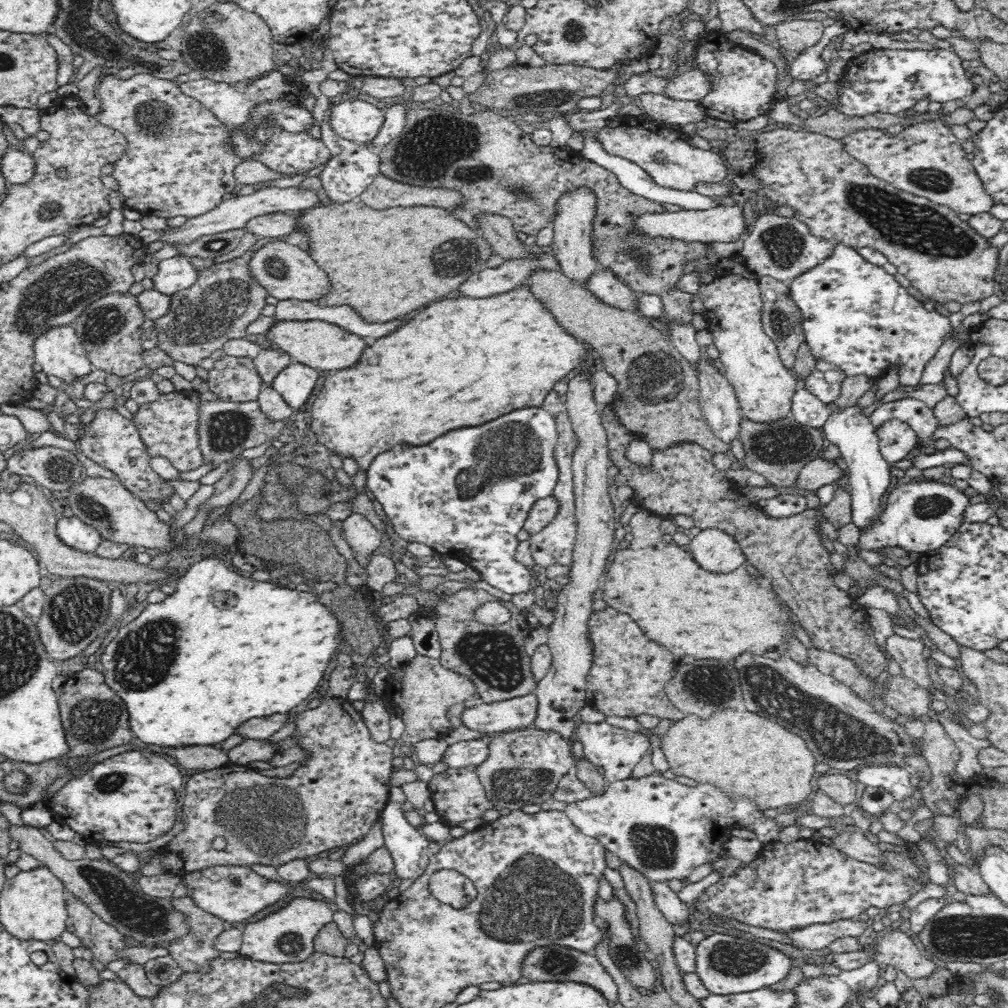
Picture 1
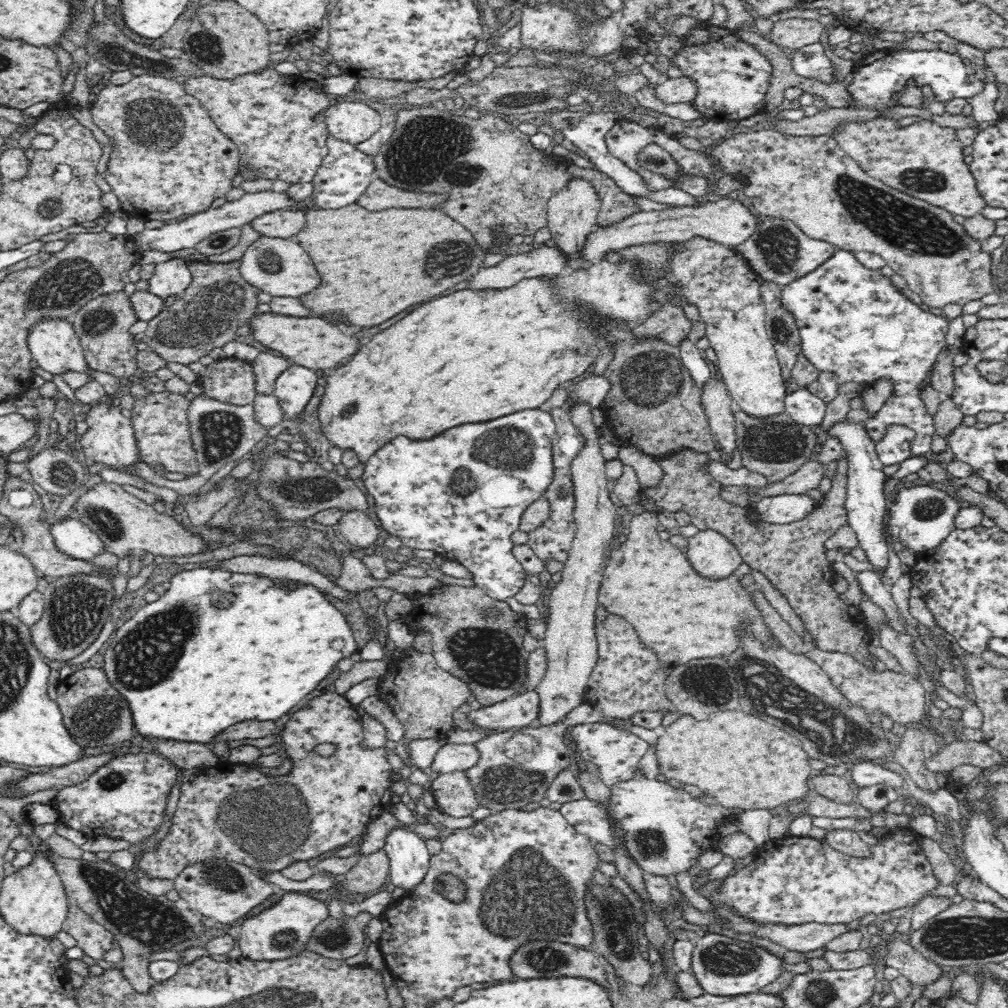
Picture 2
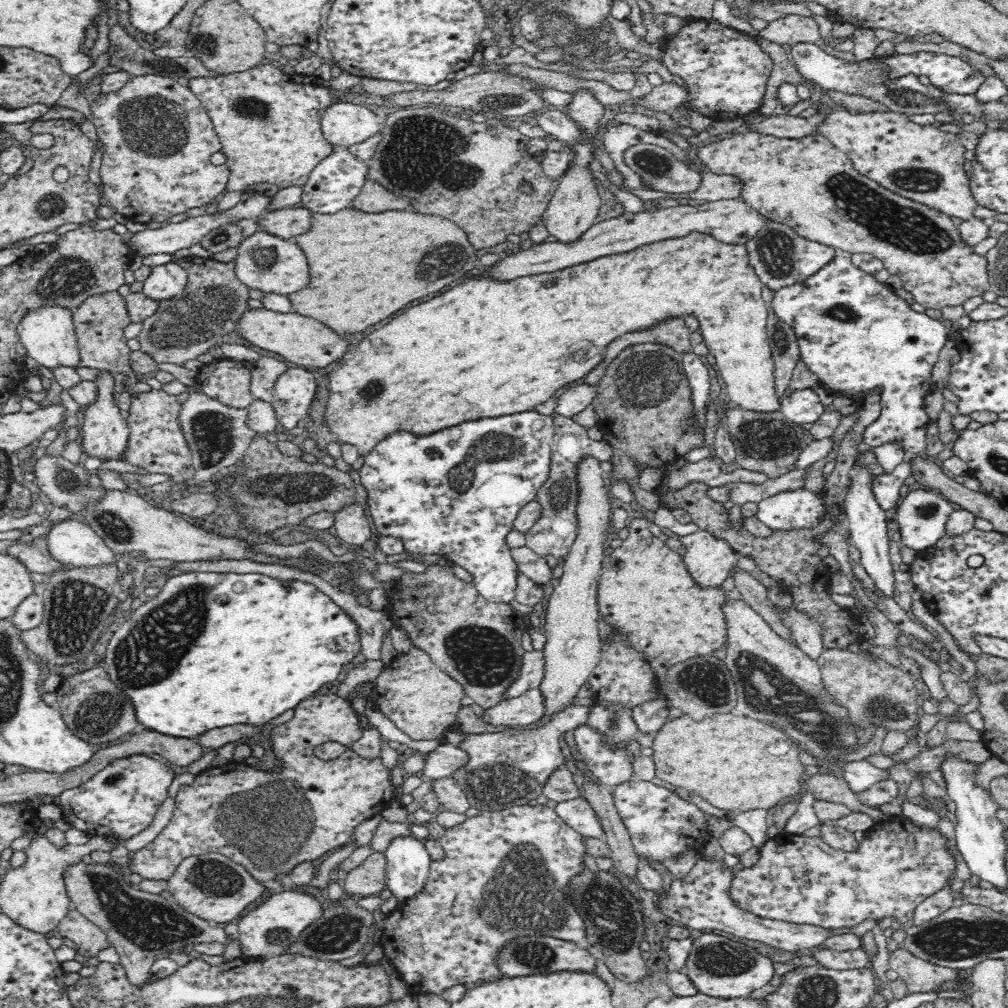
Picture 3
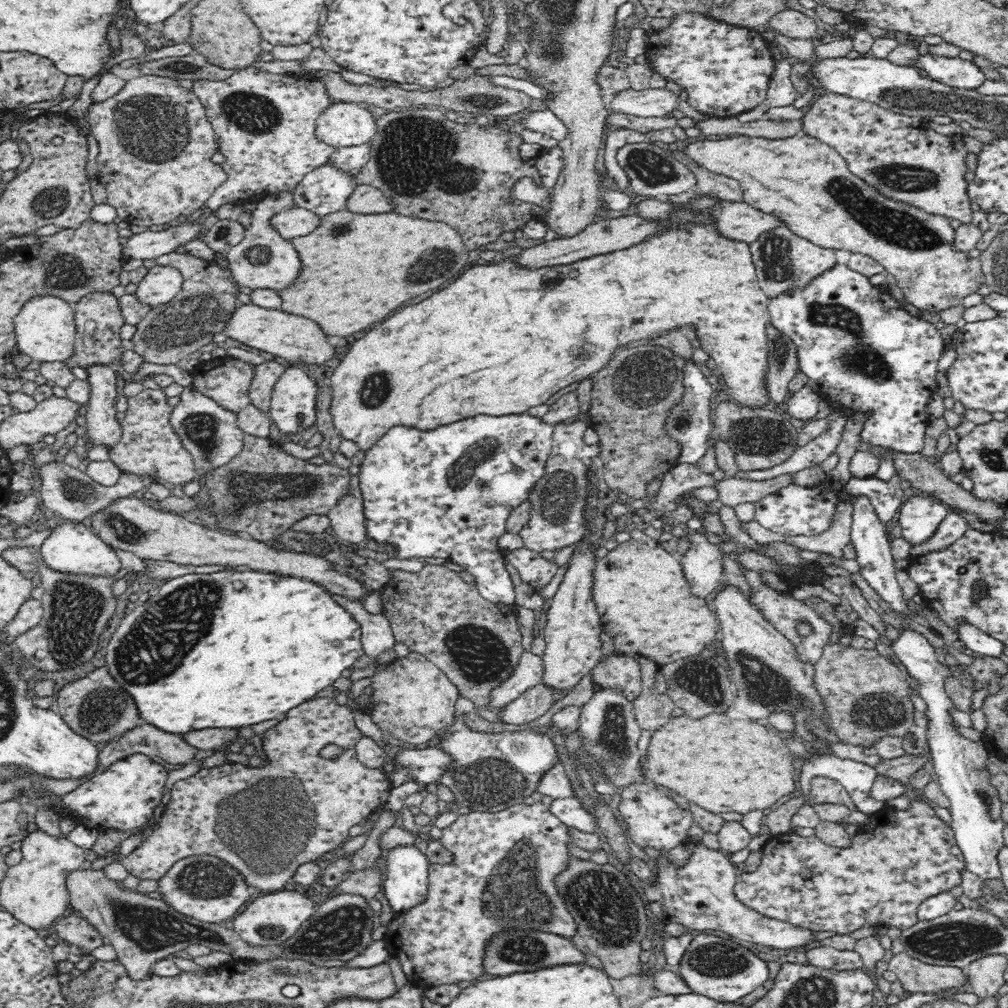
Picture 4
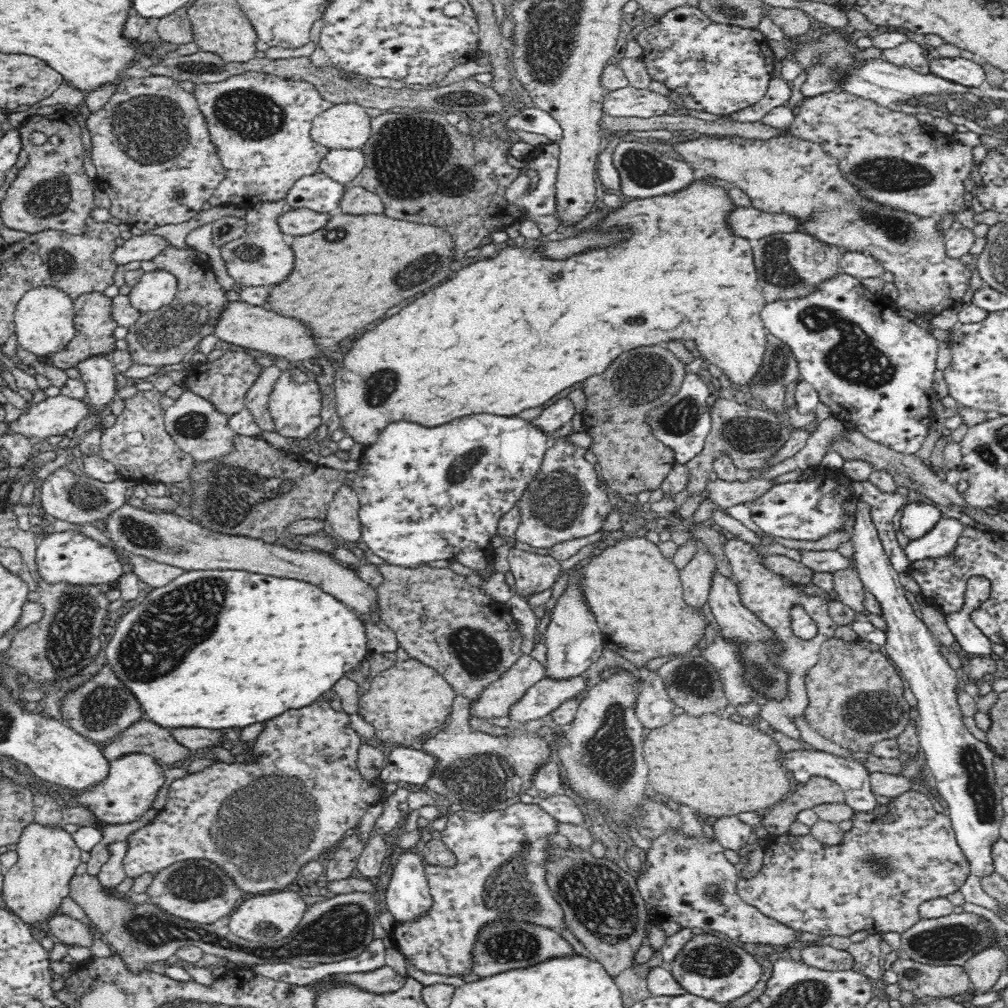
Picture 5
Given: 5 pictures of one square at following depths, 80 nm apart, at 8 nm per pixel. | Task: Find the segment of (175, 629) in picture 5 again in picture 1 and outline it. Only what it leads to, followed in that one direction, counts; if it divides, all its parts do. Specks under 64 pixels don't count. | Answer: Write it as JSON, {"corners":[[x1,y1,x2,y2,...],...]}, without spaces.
{"corners":[[217,546,217,550,210,556,204,556,200,562,192,565,182,578,178,579,176,591,167,596,163,602,147,604,142,613,132,622,116,630,116,637,108,642,100,658,102,671,106,685,116,693,124,702,125,709,128,713,128,722,130,730,136,738,140,738,146,744,154,744,164,748,186,748,186,746,212,746,218,742,228,740,234,732,236,726,248,722,250,718,256,716,266,716,272,712,288,712,302,702,308,700,308,696,316,690,318,680,322,679,322,672,329,664,332,656,338,652,340,644,344,644,341,639,341,627,339,626,336,616,328,607,318,601,311,591,298,592,292,587,292,584,286,584,275,581,267,581,259,585,252,578,246,578,240,574,228,571,229,565,226,559,231,559,229,547]]}

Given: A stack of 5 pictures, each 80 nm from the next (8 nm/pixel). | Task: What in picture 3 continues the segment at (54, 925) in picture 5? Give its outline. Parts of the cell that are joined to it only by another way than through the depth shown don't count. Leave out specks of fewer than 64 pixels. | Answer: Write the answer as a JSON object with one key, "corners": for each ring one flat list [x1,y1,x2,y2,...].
{"corners":[[70,908,66,918,60,921,58,932,76,943,77,952,84,957,94,958,100,954,100,950,111,946,108,935,102,927,87,919,76,909]]}

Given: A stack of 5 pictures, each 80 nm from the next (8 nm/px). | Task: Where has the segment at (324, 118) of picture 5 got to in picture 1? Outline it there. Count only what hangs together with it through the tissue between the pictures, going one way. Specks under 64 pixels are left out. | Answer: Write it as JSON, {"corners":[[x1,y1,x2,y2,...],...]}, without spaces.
{"corners":[[339,99,328,111,327,120,342,139,360,145,370,143,379,136,385,112,364,100]]}

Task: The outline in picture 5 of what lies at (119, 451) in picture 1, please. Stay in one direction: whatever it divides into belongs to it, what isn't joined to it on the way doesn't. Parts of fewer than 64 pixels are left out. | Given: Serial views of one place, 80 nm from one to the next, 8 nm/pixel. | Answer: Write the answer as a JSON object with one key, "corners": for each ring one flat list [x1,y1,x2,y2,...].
{"corners":[[94,356,84,360,78,367,80,376,87,388,87,398,84,403,94,414,94,426,98,432,106,432,102,424,104,416,109,413,109,407,116,398,117,372,110,359,105,356]]}

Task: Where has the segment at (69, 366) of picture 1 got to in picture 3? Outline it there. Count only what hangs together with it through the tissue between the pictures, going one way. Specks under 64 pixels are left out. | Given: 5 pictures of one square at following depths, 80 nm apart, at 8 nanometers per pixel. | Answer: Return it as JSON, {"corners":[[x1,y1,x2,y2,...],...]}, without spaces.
{"corners":[[48,306,30,312,20,322,18,333,20,341,24,344,29,356,36,360,37,364,44,368,60,368,60,366,72,366,80,368,80,350,78,337,75,333,75,326,72,318,73,311,57,306]]}

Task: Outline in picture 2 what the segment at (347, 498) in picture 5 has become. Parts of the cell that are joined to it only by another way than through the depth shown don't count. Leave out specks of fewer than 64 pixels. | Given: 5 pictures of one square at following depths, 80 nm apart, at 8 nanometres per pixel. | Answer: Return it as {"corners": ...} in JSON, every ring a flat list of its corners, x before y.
{"corners":[[359,510,346,511,338,522,338,532,345,541,360,549,370,548,378,542,379,529,367,514]]}

